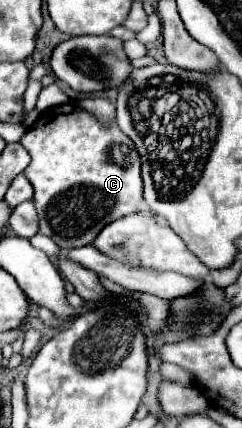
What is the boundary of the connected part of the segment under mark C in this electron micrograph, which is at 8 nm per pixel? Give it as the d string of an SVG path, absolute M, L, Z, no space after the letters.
M69 102L45 110L25 132L21 144L31 154L31 164L23 174L33 186L33 204L39 214L39 234L49 236L61 250L91 244L109 222L139 210L143 200L141 158L135 144L119 130L119 126L103 128L93 114Z

